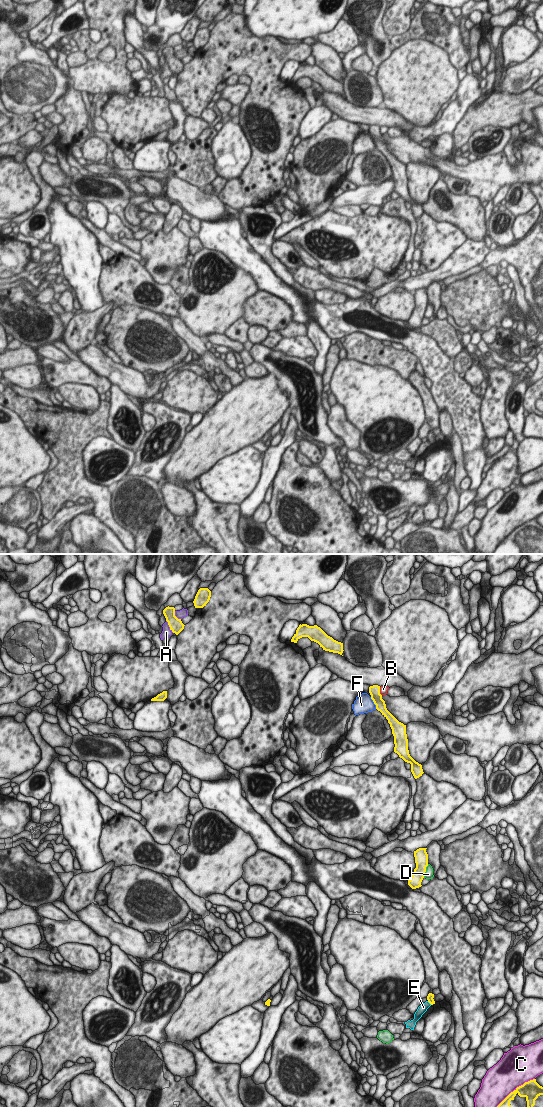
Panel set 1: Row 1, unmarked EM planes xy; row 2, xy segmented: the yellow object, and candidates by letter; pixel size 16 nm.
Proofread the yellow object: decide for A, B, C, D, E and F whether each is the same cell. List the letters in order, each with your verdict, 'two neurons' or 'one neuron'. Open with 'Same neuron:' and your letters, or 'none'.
Same neuron: none
A: two neurons
B: two neurons
C: two neurons
D: two neurons
E: two neurons
F: two neurons

